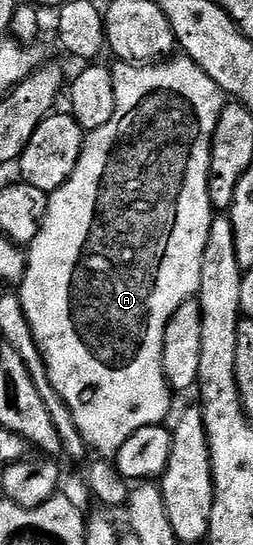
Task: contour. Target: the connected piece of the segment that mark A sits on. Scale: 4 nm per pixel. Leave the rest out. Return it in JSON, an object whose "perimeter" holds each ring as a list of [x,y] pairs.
{"perimeter":[[[175,55],[165,62],[147,62],[143,65],[118,62],[115,63],[115,65],[113,65],[112,71],[114,73],[114,85],[116,86],[116,114],[112,114],[112,119],[106,125],[100,126],[100,130],[91,132],[85,137],[82,153],[76,162],[76,170],[72,170],[70,180],[64,182],[64,186],[60,186],[56,191],[49,193],[50,205],[48,206],[48,214],[40,226],[40,234],[36,234],[36,238],[28,246],[26,275],[23,276],[20,281],[20,297],[24,314],[27,316],[28,326],[31,327],[39,350],[42,351],[43,360],[47,366],[48,378],[51,379],[52,386],[56,388],[60,397],[63,398],[64,402],[71,408],[72,418],[75,419],[76,426],[79,427],[79,432],[87,445],[89,445],[95,453],[98,451],[110,452],[110,454],[116,454],[120,450],[120,446],[124,446],[124,442],[128,442],[128,438],[132,438],[132,434],[136,434],[136,430],[140,430],[144,426],[162,424],[169,414],[172,389],[170,383],[166,380],[164,362],[162,361],[162,355],[164,354],[164,330],[168,326],[172,314],[176,314],[176,310],[180,305],[197,297],[198,291],[200,290],[200,282],[202,281],[200,278],[200,266],[204,262],[204,246],[208,246],[208,230],[212,226],[216,215],[215,209],[210,206],[210,195],[208,194],[208,182],[210,181],[210,147],[212,146],[214,131],[216,130],[216,122],[220,118],[224,107],[224,93],[222,89],[216,86],[216,82],[212,82],[212,78],[208,78],[208,74],[204,74],[204,70],[200,70],[200,66],[196,66],[196,62],[186,59],[185,55]]]}

